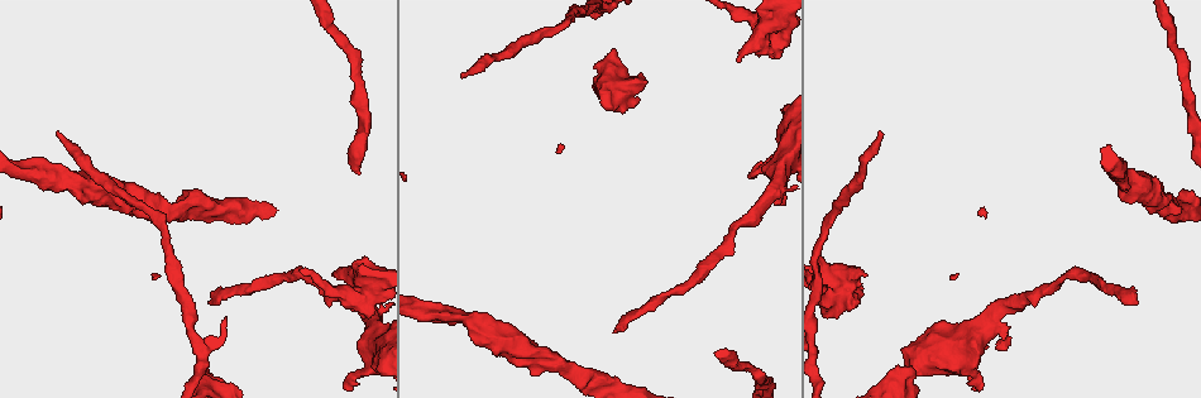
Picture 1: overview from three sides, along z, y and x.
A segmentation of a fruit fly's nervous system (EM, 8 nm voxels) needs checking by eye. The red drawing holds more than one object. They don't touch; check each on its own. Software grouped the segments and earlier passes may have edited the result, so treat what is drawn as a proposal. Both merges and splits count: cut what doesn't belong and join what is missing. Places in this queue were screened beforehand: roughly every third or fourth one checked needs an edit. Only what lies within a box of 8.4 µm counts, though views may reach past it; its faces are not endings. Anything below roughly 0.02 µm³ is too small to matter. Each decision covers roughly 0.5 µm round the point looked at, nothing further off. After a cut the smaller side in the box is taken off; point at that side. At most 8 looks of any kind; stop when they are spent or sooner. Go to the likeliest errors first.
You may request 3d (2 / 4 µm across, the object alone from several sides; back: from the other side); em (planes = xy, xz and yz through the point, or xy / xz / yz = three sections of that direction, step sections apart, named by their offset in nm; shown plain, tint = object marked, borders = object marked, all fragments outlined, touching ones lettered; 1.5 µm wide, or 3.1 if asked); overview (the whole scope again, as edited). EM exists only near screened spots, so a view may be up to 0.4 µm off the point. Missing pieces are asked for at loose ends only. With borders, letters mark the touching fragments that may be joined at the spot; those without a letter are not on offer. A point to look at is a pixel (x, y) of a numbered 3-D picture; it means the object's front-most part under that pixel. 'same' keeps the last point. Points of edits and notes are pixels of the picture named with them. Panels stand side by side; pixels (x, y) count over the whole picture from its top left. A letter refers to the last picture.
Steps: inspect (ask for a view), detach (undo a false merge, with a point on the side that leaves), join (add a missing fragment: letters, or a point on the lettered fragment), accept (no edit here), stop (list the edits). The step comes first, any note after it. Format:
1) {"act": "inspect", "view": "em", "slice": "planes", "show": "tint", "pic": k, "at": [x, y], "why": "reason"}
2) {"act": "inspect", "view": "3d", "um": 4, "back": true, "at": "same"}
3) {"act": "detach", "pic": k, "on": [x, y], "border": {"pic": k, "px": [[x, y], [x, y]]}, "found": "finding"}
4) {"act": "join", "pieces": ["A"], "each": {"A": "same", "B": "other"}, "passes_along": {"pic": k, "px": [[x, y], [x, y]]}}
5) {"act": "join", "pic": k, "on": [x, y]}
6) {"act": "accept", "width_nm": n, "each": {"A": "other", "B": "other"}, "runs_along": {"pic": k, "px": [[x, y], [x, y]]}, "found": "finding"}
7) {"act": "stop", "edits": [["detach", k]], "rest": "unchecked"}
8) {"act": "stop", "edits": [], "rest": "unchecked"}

{"act": "inspect", "view": "3d", "um": 4, "pic": 1, "at": [878, 132], "why": "end of a long branch"}

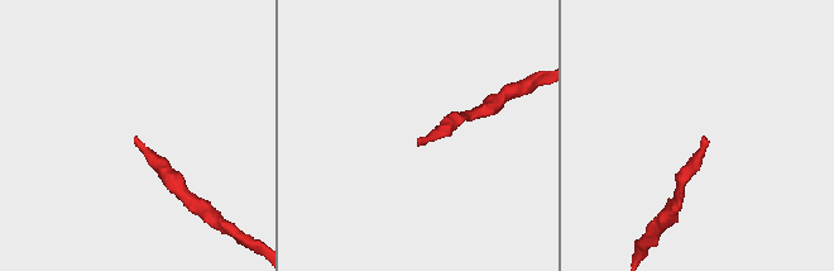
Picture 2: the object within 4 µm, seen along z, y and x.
{"act": "inspect", "view": "em", "slice": "xz", "step": 4, "show": "borders", "pic": 2, "at": [419, 139]}

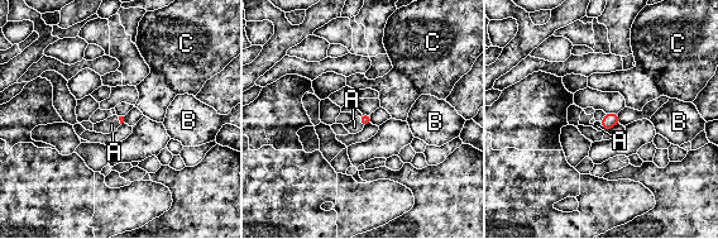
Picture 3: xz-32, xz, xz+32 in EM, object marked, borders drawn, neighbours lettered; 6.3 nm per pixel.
{"act": "join", "pic": 3, "on": [354, 127], "each": {"A": "same", "B": "other", "C": "other"}, "passes_along": {"pic": 3, "px": [[365, 119], [360, 122], [354, 127]]}, "found": "the neuron continues"}

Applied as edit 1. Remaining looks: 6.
{"act": "inspect", "view": "overview", "why": "see it whole again"}

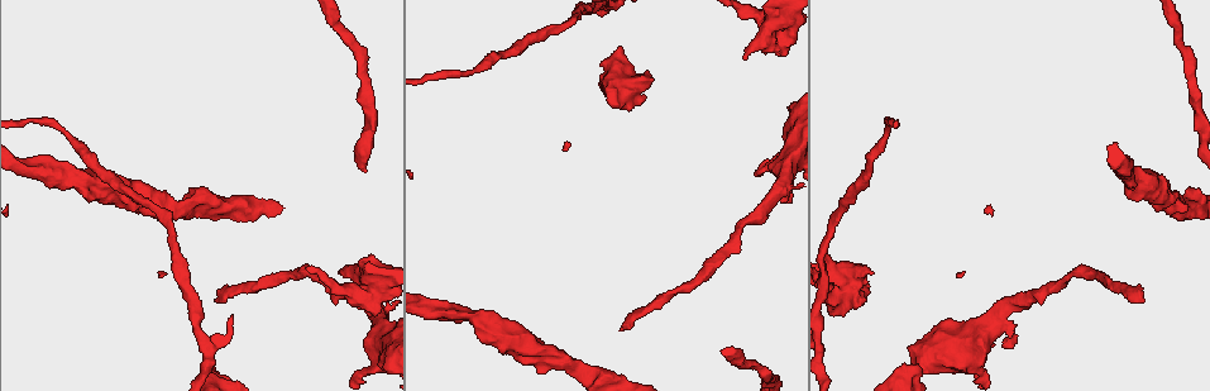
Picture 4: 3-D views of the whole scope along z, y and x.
{"act": "inspect", "view": "3d", "um": 2, "pic": 4, "at": [873, 272], "why": "thick end"}

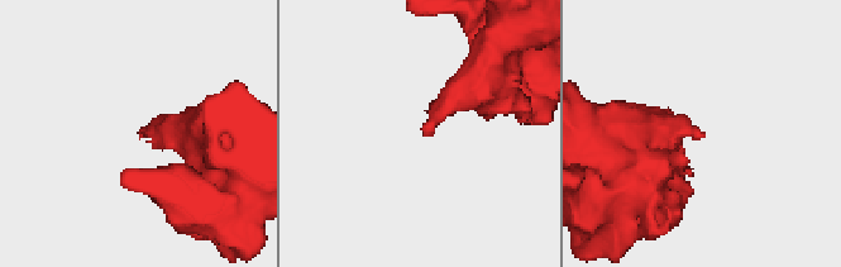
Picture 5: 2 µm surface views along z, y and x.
{"act": "inspect", "view": "em", "slice": "planes", "show": "borders", "pic": 5, "at": [424, 132]}

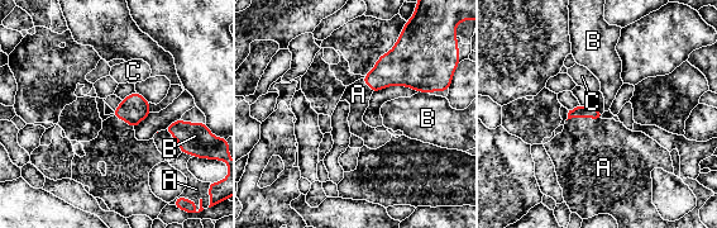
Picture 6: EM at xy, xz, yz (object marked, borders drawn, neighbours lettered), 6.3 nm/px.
{"act": "join", "pic": 6, "on": [589, 155], "each": {"A": "same", "B": "other", "C": "other"}, "found": "it goes on there"}

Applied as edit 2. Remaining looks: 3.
{"act": "inspect", "view": "overview"}

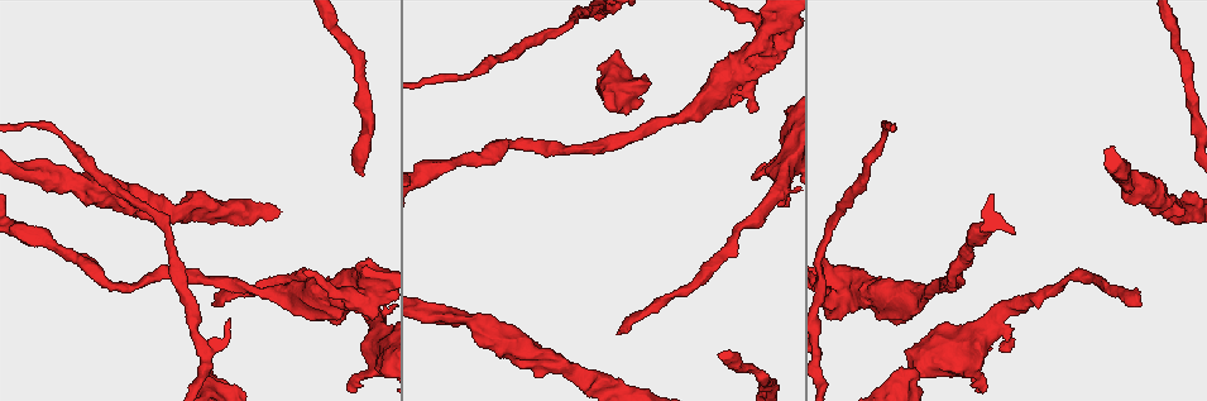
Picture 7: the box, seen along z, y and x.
{"act": "inspect", "view": "em", "slice": "planes", "show": "borders", "pic": 7, "at": [999, 348], "why": "branch stops here"}

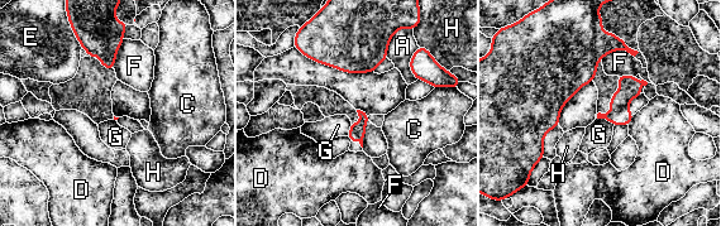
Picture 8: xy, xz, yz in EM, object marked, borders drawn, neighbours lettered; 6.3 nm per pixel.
{"act": "accept", "longest_contact_nm": ["F", 220], "each": {"A": "other", "C": "other", "D": "other", "E": "other", "F": "other", "G": "other", "H": "other"}, "found": "none of them fits"}

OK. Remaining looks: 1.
{"act": "stop", "edits": [["join", 3], ["join", 6]], "rest": "unchecked"}

